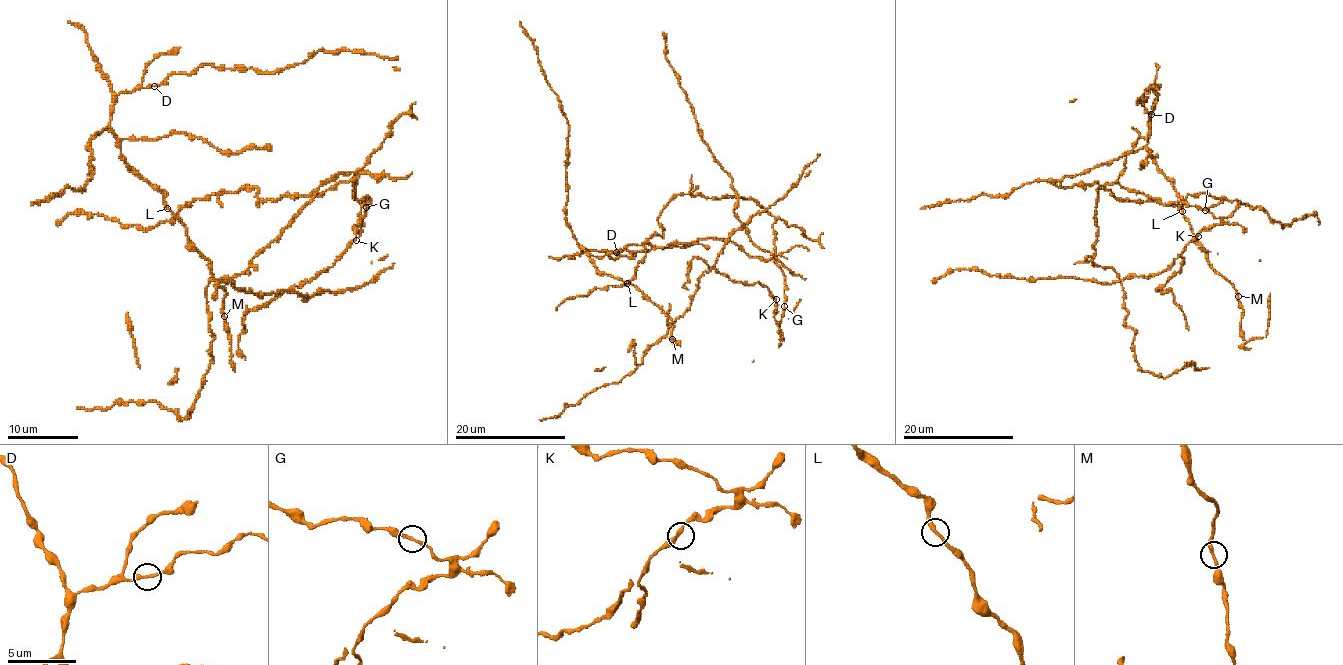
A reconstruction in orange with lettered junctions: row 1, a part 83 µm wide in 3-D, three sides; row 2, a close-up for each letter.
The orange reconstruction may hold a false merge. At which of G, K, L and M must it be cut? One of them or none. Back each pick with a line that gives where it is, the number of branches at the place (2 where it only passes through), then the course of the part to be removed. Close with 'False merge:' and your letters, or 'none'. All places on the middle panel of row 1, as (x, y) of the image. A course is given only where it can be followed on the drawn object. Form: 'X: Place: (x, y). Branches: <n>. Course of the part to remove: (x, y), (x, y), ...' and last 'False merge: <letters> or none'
False merge: none

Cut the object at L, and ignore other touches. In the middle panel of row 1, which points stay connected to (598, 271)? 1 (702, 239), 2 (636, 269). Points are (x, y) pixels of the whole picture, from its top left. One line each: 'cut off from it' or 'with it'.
1: with it
2: cut off from it

